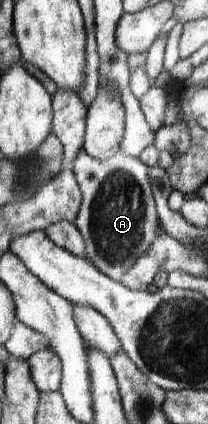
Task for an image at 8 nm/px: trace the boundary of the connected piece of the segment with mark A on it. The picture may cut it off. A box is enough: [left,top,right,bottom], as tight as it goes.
[46,148,163,281]

